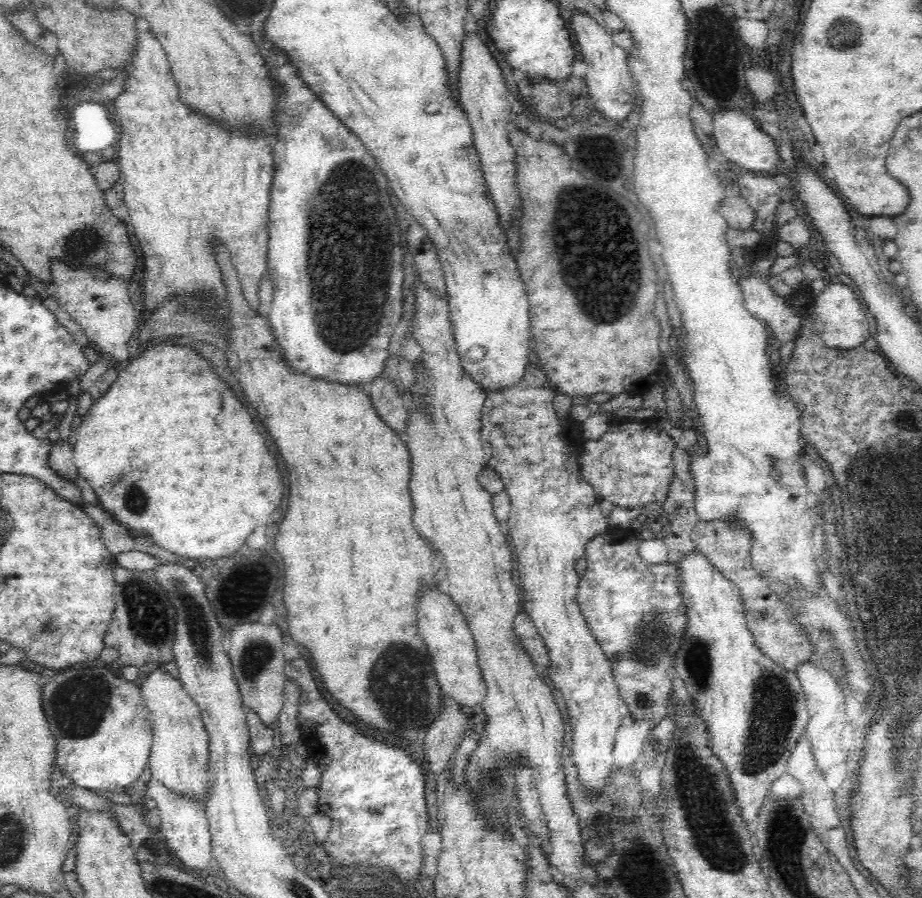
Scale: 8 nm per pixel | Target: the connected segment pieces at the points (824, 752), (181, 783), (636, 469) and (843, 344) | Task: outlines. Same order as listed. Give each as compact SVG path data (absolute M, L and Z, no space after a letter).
M804 664L798 670L798 676L800 676L800 682L804 684L804 692L808 692L808 712L810 712L810 718L806 726L806 738L811 743L818 769L826 770L826 768L846 760L846 756L840 750L840 742L838 742L840 740L840 730L846 724L844 696L838 692L834 680L826 672L820 672L814 666L810 666L810 664Z
M158 667L152 670L140 684L141 698L145 706L149 709L150 721L152 727L152 746L148 760L148 766L151 770L151 778L156 779L166 785L168 789L176 789L180 793L192 793L199 796L198 801L203 805L201 794L209 785L209 778L205 776L205 764L208 760L208 733L205 731L200 717L200 710L194 703L194 700L184 691L180 680L170 676Z
M626 420L626 423L611 421L609 429L598 440L585 440L581 453L577 458L580 477L593 488L600 500L610 502L618 508L640 507L650 503L662 503L670 480L674 478L675 468L672 460L674 441L666 431L658 429L654 422L645 420Z
M836 280L825 286L822 294L816 296L809 308L809 317L816 324L820 339L828 348L841 351L858 348L870 338L866 315L867 312L862 311L858 295L853 291L853 287L841 284Z

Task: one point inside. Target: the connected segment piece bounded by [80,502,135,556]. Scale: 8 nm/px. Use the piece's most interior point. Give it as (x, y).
(118, 538)

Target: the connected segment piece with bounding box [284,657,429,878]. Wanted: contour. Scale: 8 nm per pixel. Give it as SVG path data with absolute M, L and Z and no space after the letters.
M306 657L286 661L284 675L298 685L301 696L298 706L298 724L301 739L310 758L318 764L322 776L318 787L319 813L326 814L331 821L328 838L323 848L335 866L348 864L372 864L379 870L392 870L398 878L416 878L421 872L423 862L422 837L428 830L428 808L426 808L426 772L414 752L378 740L366 734L354 722L344 720L336 714L324 694L318 688L318 682L312 674L312 666Z

